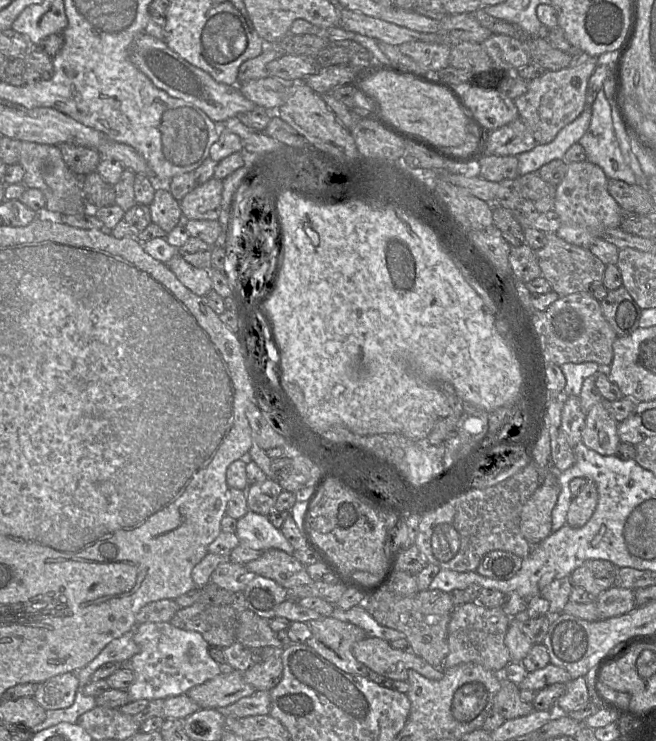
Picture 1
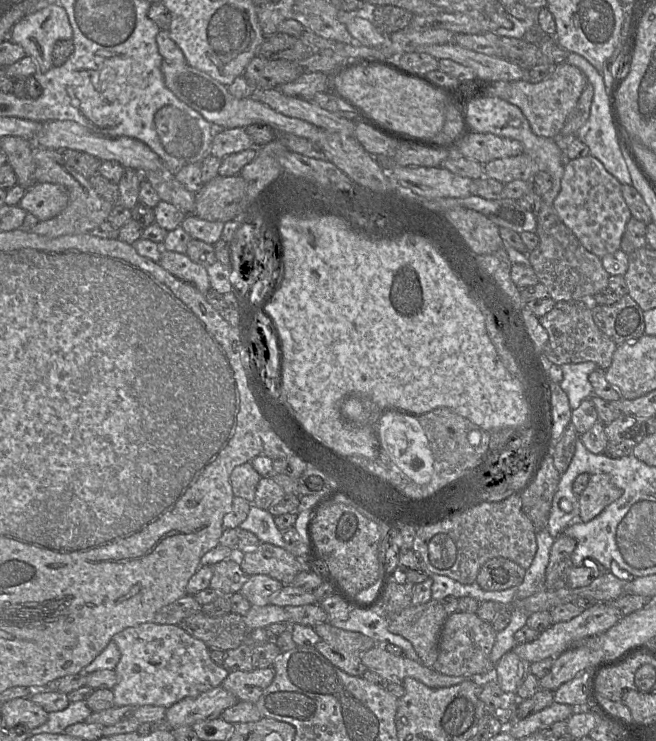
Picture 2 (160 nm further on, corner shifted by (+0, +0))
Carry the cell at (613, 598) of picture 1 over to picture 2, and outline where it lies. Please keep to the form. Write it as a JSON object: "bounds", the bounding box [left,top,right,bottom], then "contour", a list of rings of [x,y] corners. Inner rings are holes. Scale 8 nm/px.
{"bounds":[513,602,622,663],"contour":[[[596,602],[585,609],[580,615],[569,621],[554,623],[551,627],[541,632],[538,638],[525,644],[516,644],[513,652],[521,659],[534,663],[546,658],[557,658],[572,646],[580,644],[584,639],[600,634],[615,625],[622,614],[608,602]]]}

